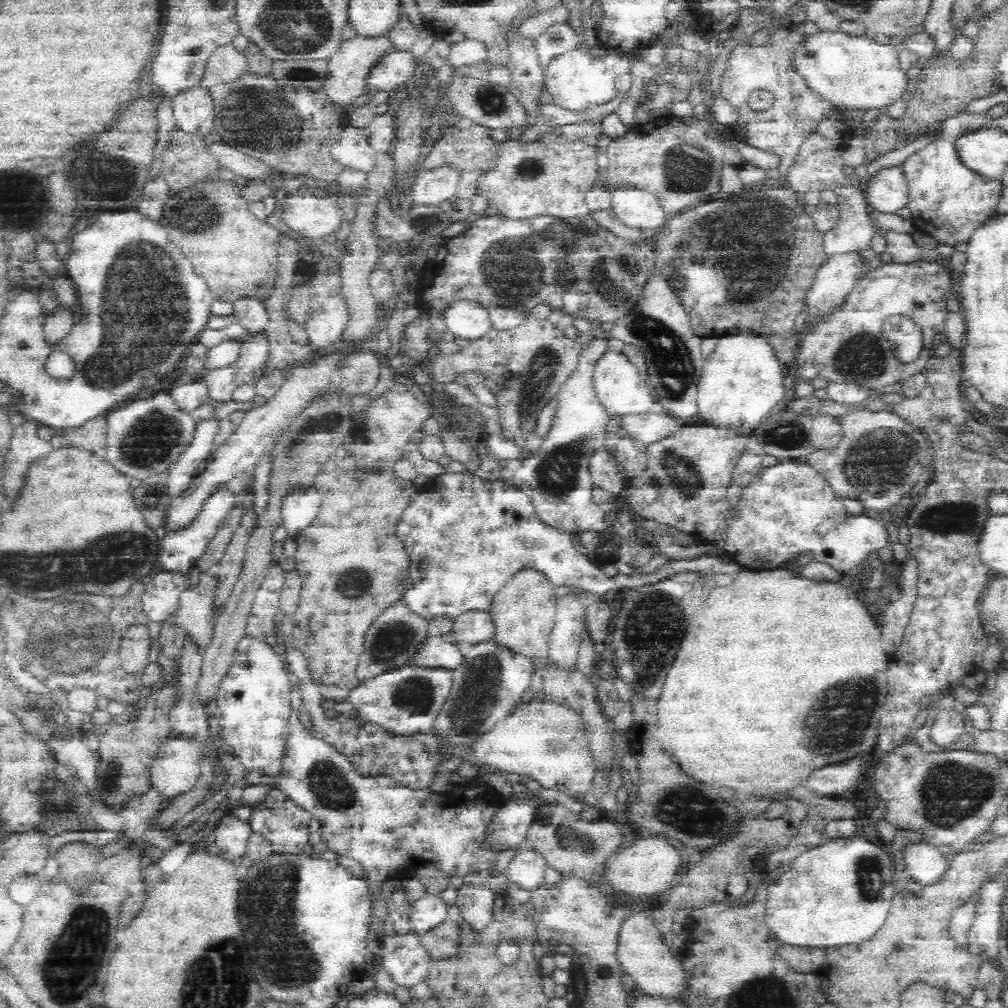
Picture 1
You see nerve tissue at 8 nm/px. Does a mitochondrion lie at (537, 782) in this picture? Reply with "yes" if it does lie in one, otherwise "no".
no

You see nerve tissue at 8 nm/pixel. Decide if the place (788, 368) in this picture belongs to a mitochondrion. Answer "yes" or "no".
no

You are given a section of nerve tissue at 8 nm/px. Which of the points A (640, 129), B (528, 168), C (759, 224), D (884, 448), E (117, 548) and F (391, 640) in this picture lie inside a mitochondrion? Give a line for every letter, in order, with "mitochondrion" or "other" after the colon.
A: other
B: mitochondrion
C: mitochondrion
D: mitochondrion
E: mitochondrion
F: mitochondrion

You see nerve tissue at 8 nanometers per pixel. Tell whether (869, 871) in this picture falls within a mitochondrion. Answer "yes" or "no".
yes

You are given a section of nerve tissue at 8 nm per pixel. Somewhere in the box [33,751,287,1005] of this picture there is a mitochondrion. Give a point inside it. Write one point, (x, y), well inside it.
(68, 969)

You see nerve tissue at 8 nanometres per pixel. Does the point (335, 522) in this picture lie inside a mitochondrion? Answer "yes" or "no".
no

